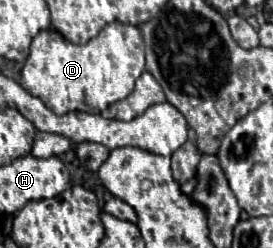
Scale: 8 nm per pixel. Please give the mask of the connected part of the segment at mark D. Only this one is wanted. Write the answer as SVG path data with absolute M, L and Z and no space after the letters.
M110 23L86 45L74 45L68 39L64 39L56 29L44 29L32 39L30 55L20 71L20 85L30 95L38 97L56 115L64 115L70 111L102 113L108 105L132 93L134 81L142 75L142 71L144 71L144 41L142 41L140 29L134 25Z

